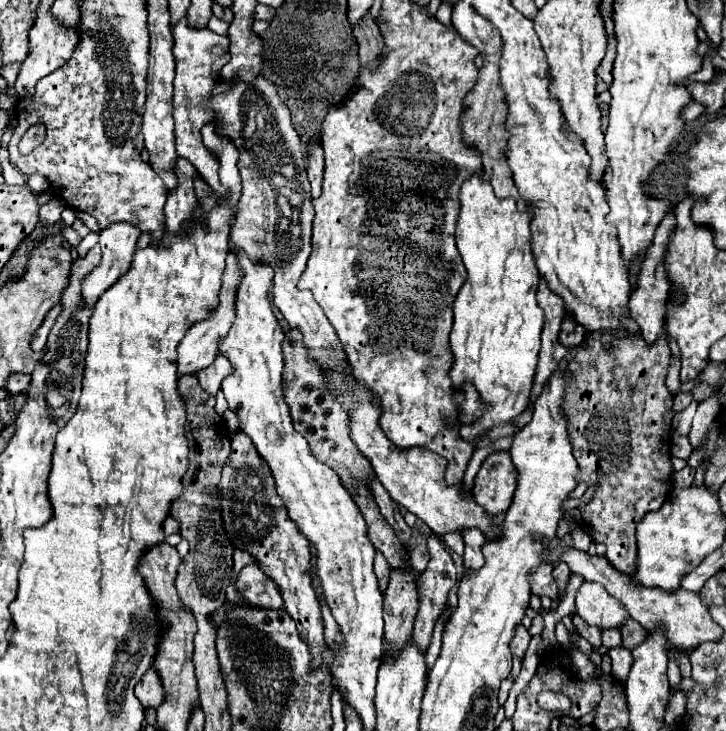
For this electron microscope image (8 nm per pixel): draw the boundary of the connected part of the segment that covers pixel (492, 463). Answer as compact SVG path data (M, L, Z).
M493 452L481 464L473 498L479 506L485 508L491 516L507 512L513 500L513 492L517 488L517 470L509 452Z

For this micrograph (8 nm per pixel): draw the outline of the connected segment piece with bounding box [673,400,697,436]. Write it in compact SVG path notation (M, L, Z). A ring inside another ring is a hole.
M693 400L683 412L679 412L679 414L673 416L673 432L675 432L677 436L689 436L691 420L693 420L693 416L695 416L695 408L697 408L697 404L695 404L695 400Z

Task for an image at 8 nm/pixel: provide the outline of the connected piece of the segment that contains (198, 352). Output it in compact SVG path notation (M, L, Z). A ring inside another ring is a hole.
M235 252L227 254L227 268L223 272L223 288L219 292L219 306L215 310L215 316L211 320L203 320L199 324L195 324L193 328L189 328L187 336L183 338L183 342L179 344L177 352L179 352L179 358L177 358L177 368L179 368L179 374L193 374L195 370L201 370L203 366L211 364L215 360L215 356L219 354L219 342L221 338L225 338L229 334L229 328L235 320L235 294L239 290L239 282L243 278L243 270L235 258Z

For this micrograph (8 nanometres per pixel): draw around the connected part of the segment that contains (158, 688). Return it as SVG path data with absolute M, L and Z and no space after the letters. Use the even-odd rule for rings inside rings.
M153 666L145 672L143 680L135 686L135 696L141 700L143 706L157 708L157 706L163 704L165 688L163 688L161 678L159 678L159 674L157 674L157 670Z

